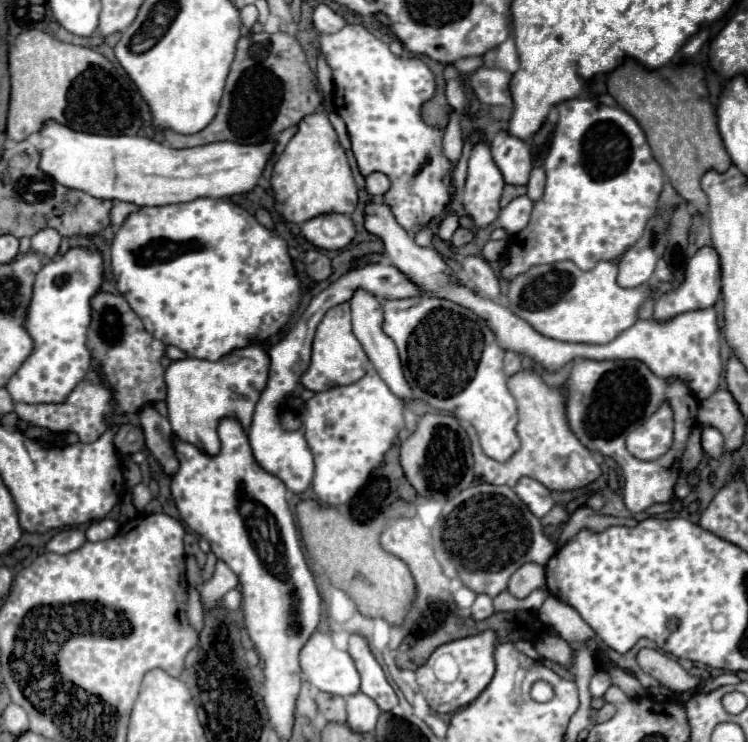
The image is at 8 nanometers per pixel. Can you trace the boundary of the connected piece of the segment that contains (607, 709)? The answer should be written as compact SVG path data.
M605 704L603 708L591 712L591 722L593 722L593 724L605 722L605 720L609 720L613 714L615 714L615 706L613 706L613 704Z

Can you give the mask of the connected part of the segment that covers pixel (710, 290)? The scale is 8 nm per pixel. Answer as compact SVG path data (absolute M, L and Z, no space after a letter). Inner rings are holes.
M703 246L689 258L687 270L685 270L685 282L681 284L681 288L677 292L667 292L659 296L659 300L655 302L655 320L663 322L689 310L709 308L717 302L719 294L721 294L721 260L713 246Z

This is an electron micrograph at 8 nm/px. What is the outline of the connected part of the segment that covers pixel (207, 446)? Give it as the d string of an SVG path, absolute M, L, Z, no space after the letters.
M259 342L241 350L233 350L231 354L223 356L223 360L217 362L199 358L171 362L165 372L165 382L169 422L173 426L175 436L183 442L195 444L195 448L207 452L209 456L217 456L221 448L221 440L217 434L219 420L233 418L243 426L243 430L247 430L259 394L267 384L267 374L269 356Z

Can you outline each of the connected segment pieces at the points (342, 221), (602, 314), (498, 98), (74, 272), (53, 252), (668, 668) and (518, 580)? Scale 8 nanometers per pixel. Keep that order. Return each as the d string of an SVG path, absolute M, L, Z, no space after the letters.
M321 214L307 220L301 234L317 248L341 250L355 238L355 224L347 214Z
M565 260L535 266L517 276L509 284L507 306L547 338L579 344L607 344L639 320L639 310L651 292L651 284L621 288L617 284L615 262L599 262L593 270L583 272Z
M481 68L471 74L471 88L475 96L485 104L501 104L513 108L511 98L511 72L499 68Z
M83 246L69 248L63 256L51 260L37 272L27 312L27 330L35 342L35 350L5 386L15 402L63 402L91 368L87 328L91 324L91 296L101 290L101 284L103 254L101 250Z
M43 228L31 238L31 248L39 254L55 258L59 250L59 242L61 242L61 234L55 228Z
M641 648L637 654L637 662L639 662L641 670L645 670L653 678L657 678L663 686L667 686L675 692L687 692L699 684L697 678L693 678L687 670L683 670L681 664L665 652Z
M527 562L523 564L509 580L509 594L515 598L525 598L529 596L533 590L541 588L545 584L545 568L541 564L535 562Z

